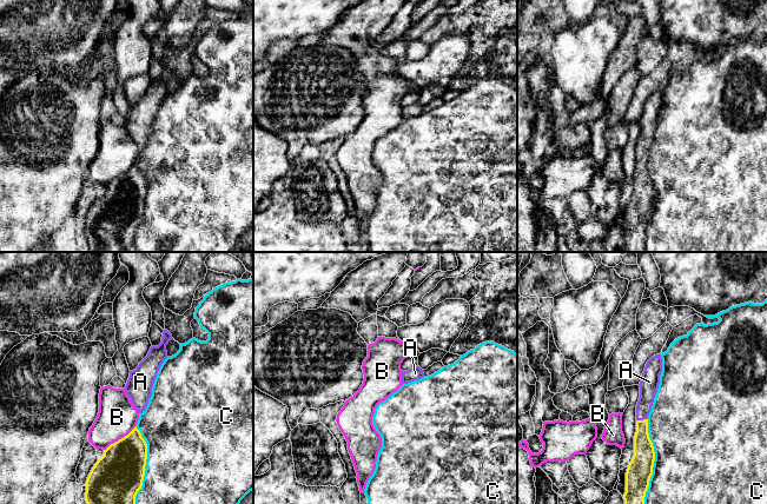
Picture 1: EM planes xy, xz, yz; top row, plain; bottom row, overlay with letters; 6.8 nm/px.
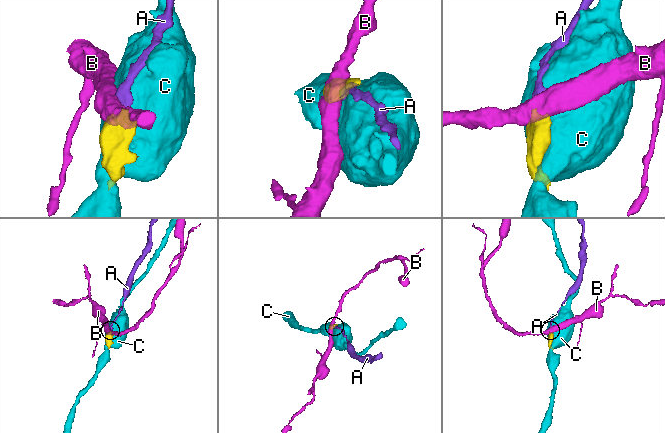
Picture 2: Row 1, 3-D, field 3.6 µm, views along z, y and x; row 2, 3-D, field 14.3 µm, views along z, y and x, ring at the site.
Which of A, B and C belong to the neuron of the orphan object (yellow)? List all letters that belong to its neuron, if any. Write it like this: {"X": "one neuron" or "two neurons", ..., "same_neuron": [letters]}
{"A": "one neuron", "B": "two neurons", "C": "two neurons", "same_neuron": ["A"]}

